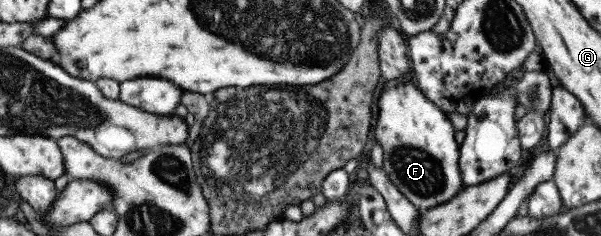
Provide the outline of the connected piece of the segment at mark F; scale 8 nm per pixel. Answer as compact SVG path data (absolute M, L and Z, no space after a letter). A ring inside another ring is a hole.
M412 78L386 83L378 99L378 120L374 133L376 143L383 149L384 165L381 169L400 190L400 193L418 208L424 211L428 208L435 208L437 205L448 202L462 191L464 185L462 185L459 171L460 145L454 138L454 126L445 111L424 96L424 92L418 88Z

